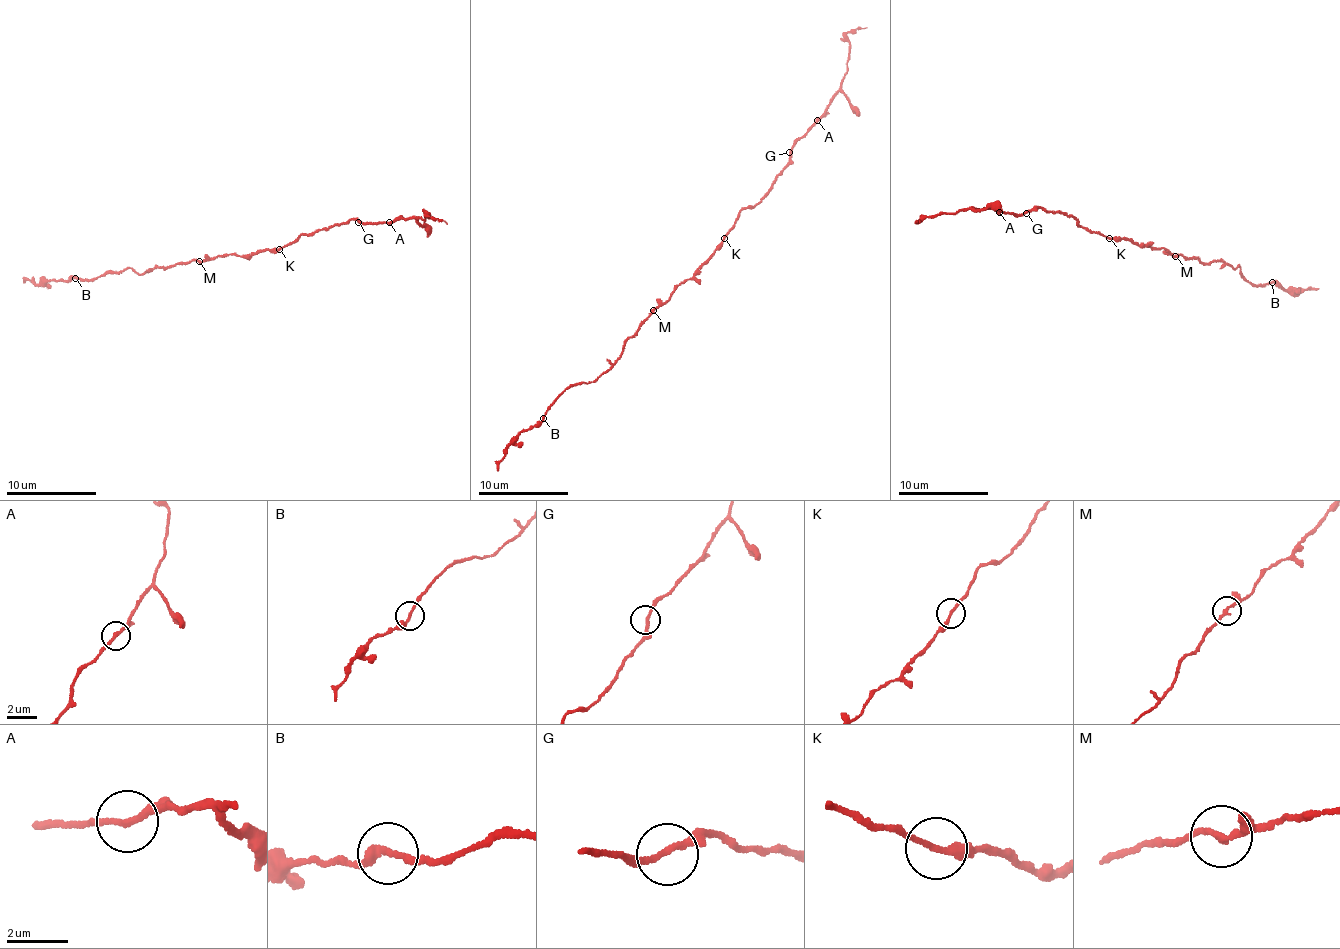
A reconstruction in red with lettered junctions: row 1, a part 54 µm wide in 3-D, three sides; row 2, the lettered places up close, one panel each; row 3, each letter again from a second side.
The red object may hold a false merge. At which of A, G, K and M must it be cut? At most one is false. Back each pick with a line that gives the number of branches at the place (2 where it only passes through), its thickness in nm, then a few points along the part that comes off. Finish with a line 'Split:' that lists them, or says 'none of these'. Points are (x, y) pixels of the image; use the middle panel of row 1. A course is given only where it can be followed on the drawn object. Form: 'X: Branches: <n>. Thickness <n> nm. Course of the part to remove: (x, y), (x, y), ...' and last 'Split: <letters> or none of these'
Split: none of these

